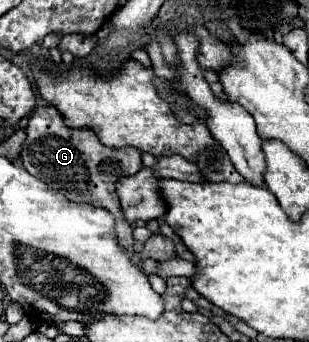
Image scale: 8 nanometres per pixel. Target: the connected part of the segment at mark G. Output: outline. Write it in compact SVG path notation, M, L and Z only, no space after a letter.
M39 106L27 122L27 138L21 150L23 168L49 184L49 188L61 192L73 202L87 202L99 206L123 218L121 206L115 194L115 182L121 176L137 174L141 164L141 152L137 148L109 148L99 142L95 132L67 128L61 114L53 106Z

